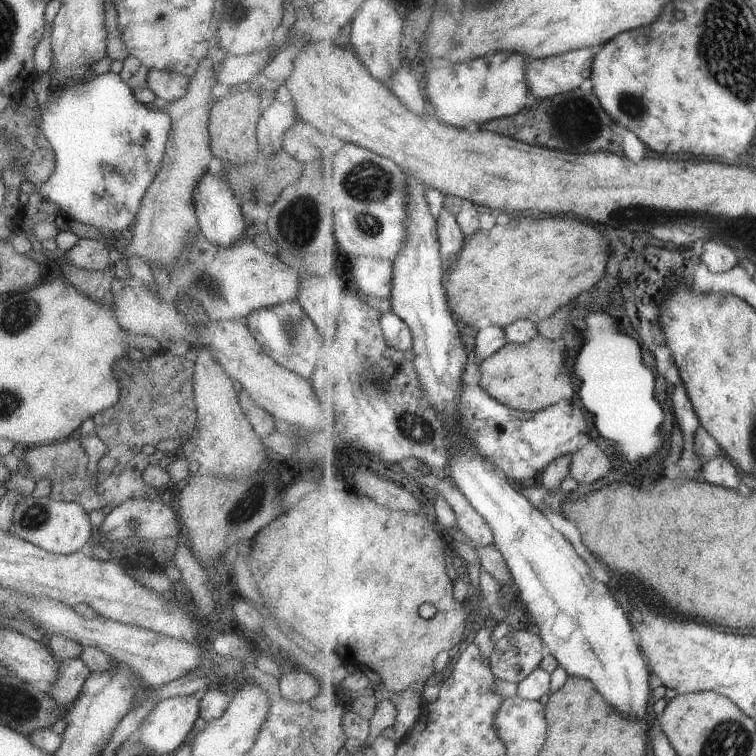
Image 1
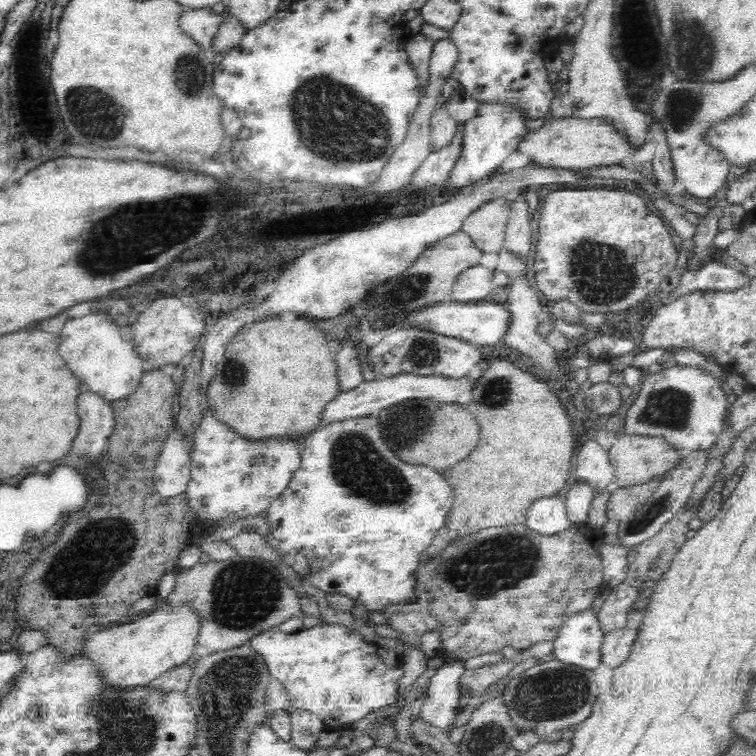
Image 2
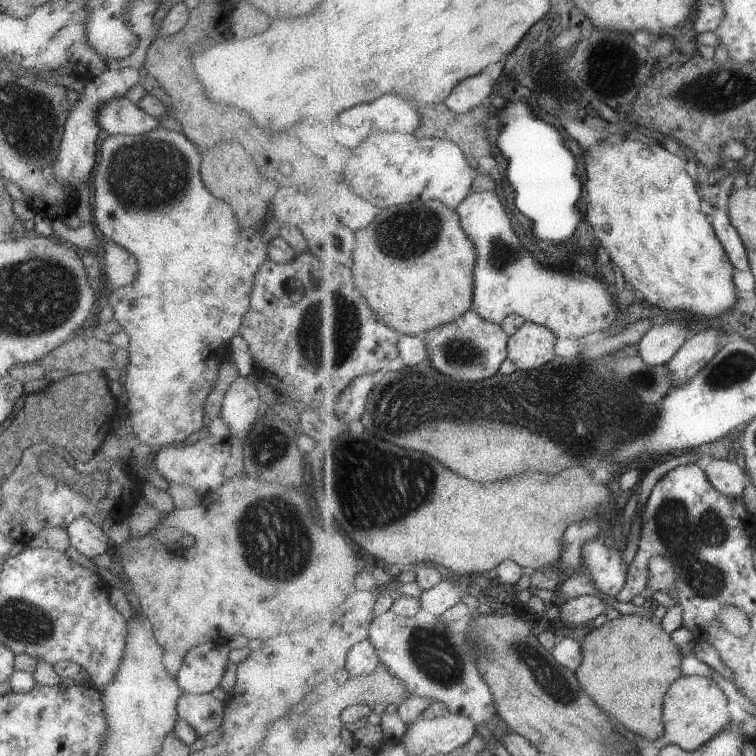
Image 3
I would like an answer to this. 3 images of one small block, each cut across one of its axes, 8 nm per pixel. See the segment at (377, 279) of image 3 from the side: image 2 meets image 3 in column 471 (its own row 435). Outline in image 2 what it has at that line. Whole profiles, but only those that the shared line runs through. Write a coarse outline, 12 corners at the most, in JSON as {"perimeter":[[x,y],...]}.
{"perimeter":[[312,320],[246,323],[203,392],[242,439],[300,442],[341,392]]}

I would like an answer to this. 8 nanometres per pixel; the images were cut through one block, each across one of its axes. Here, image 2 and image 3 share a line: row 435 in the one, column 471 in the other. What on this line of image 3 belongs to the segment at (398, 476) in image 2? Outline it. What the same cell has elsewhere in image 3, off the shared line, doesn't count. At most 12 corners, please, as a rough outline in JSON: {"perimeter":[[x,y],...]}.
{"perimeter":[[473,310],[423,334],[434,368],[495,377],[510,336]]}

